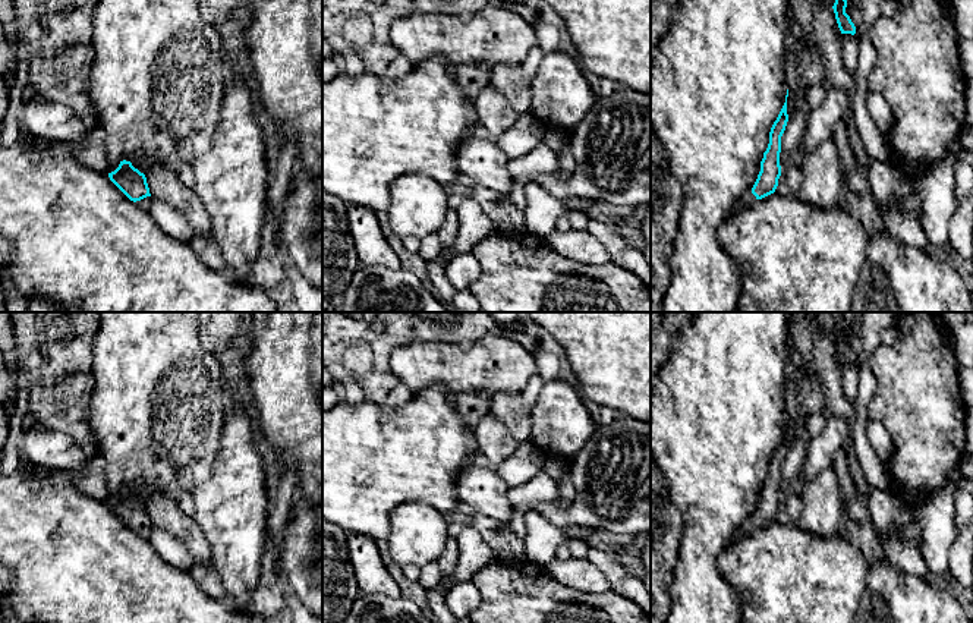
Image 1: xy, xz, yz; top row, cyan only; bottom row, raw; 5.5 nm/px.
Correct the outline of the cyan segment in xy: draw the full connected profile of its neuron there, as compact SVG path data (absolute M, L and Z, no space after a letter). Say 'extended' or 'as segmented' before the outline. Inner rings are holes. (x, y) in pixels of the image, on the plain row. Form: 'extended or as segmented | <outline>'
extended | M120 490L119 495L108 501L108 506L130 529L148 539L152 526L147 506L130 490Z

